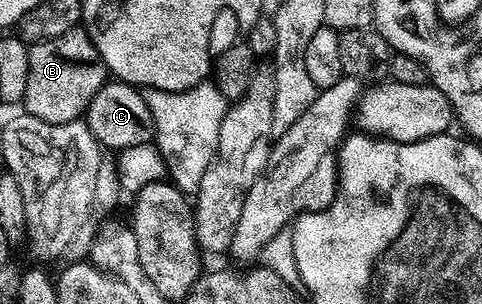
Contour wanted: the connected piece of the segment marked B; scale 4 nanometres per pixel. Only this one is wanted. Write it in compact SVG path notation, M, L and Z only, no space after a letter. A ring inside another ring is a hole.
M83 26L62 33L62 37L31 44L28 57L30 69L22 107L27 114L47 123L77 122L87 112L94 93L104 87L110 75Z

